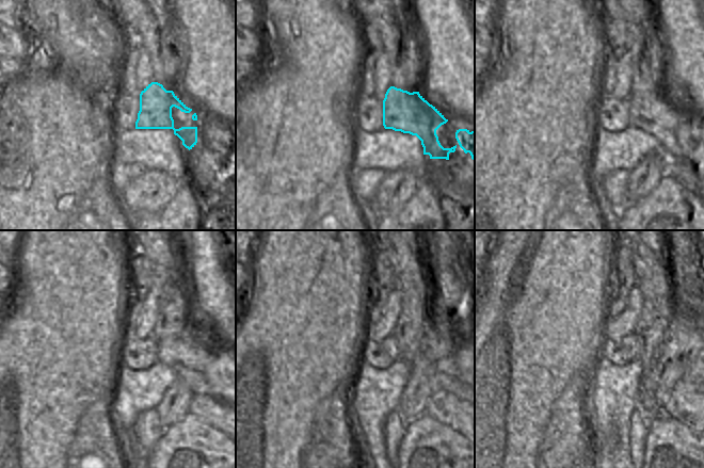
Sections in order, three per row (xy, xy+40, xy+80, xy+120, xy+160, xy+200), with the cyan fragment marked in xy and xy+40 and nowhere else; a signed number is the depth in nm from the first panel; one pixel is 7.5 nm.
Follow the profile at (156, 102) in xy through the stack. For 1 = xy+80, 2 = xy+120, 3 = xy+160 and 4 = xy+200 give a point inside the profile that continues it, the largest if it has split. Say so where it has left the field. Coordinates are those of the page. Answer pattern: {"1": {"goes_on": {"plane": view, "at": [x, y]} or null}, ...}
{"1": {"goes_on": {"plane": "xy+80", "at": [657, 116]}}, "2": {"goes_on": {"plane": "xy+120", "at": [204, 374]}}, "3": {"goes_on": {"plane": "xy+160", "at": [449, 377]}}, "4": {"goes_on": {"plane": "xy+200", "at": [691, 375]}}}

